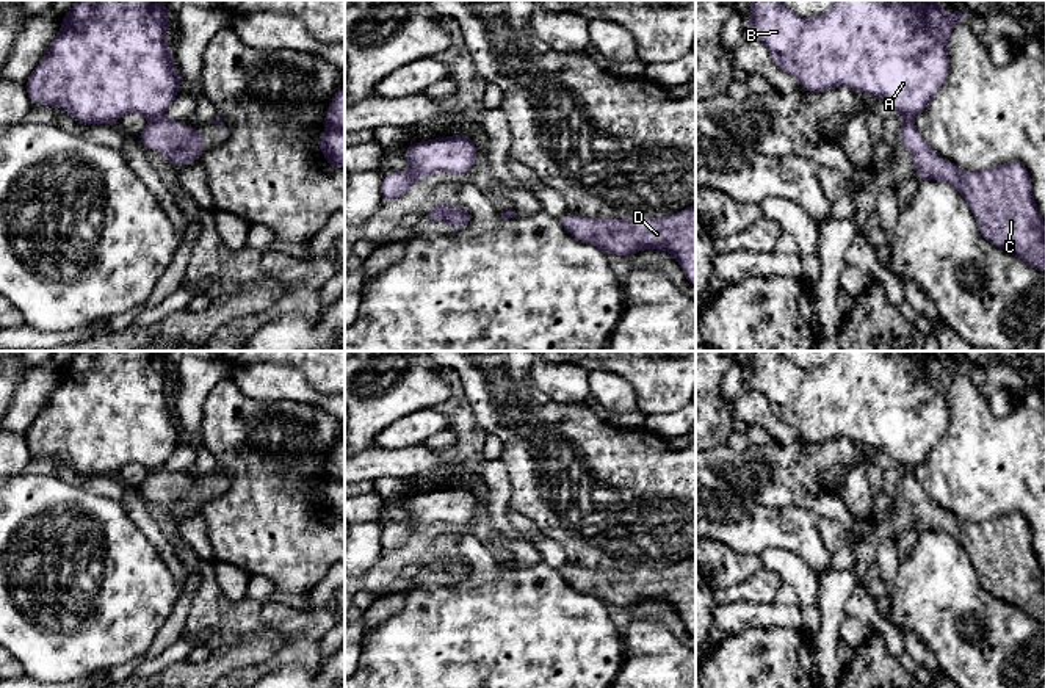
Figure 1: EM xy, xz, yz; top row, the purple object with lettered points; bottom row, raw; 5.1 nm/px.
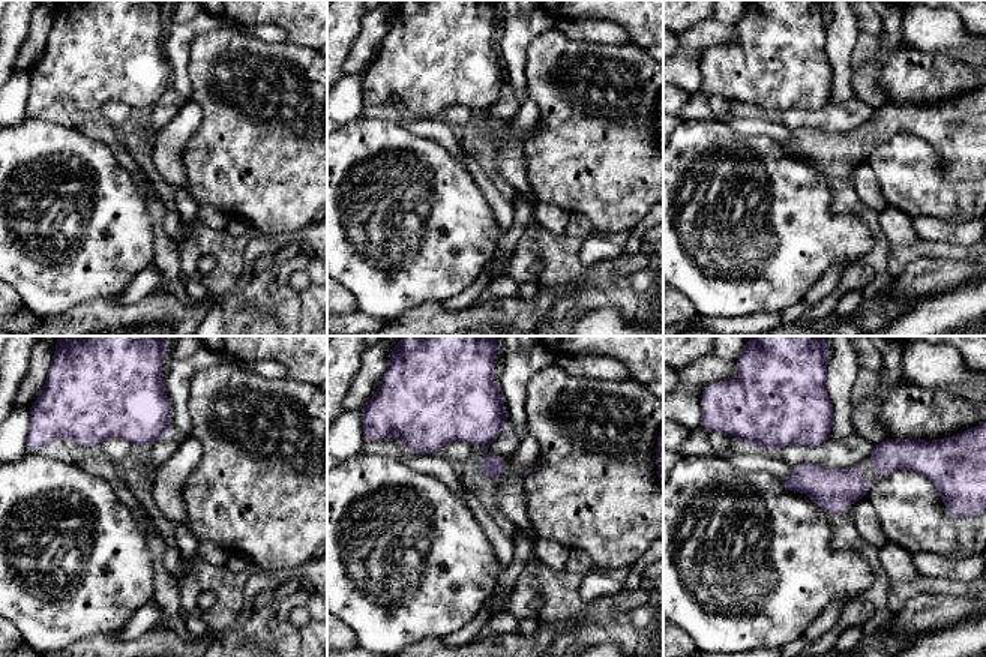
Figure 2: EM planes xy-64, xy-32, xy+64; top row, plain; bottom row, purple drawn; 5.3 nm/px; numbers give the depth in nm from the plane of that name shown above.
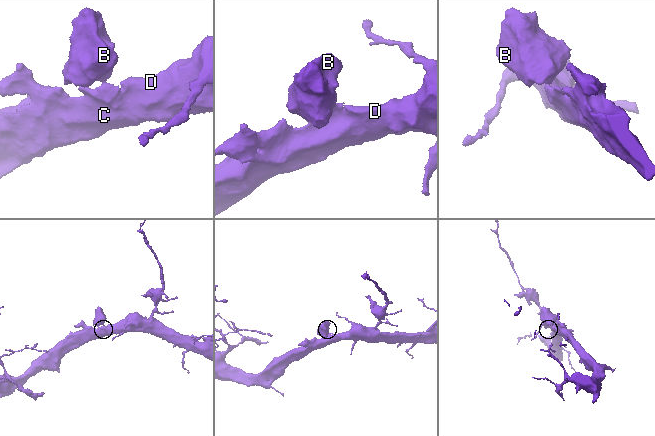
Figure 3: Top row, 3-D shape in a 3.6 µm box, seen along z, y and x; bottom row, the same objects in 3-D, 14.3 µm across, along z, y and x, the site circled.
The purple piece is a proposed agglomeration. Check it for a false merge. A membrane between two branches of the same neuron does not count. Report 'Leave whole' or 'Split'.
Split

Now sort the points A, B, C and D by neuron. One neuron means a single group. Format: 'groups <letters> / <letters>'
groups A B / C D

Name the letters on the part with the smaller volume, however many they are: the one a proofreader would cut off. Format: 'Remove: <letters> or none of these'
Remove: A, B

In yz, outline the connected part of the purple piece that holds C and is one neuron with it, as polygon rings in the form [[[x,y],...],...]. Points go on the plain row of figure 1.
[[[904,469],[899,478],[899,494],[912,505],[920,531],[946,533],[962,545],[976,570],[979,585],[989,594],[1045,624],[1045,572],[1036,558],[1029,522],[1020,512],[1007,512],[978,523],[962,522],[927,495],[912,469]]]

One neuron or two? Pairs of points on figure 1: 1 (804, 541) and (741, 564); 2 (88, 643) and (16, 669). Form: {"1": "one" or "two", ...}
{"1": "two", "2": "two"}

